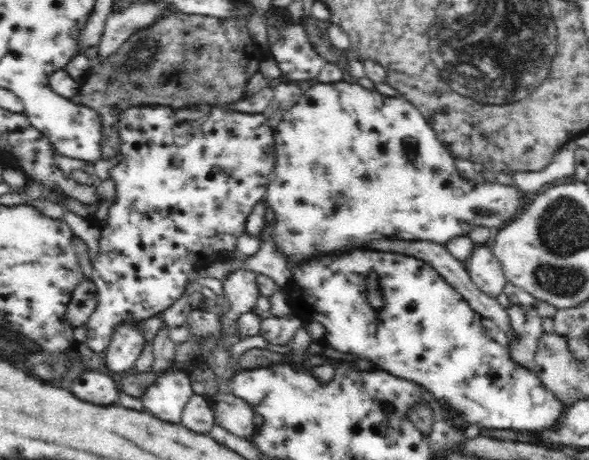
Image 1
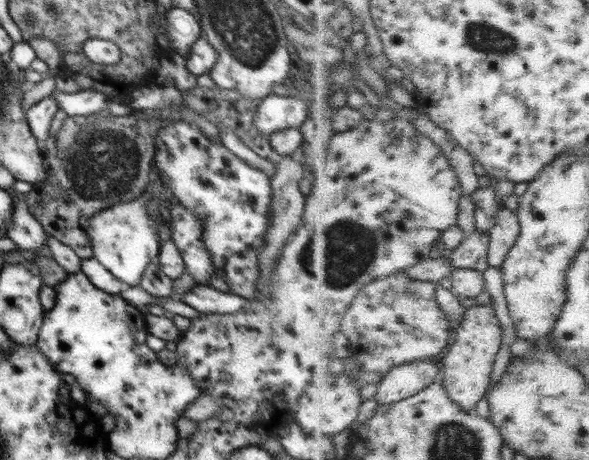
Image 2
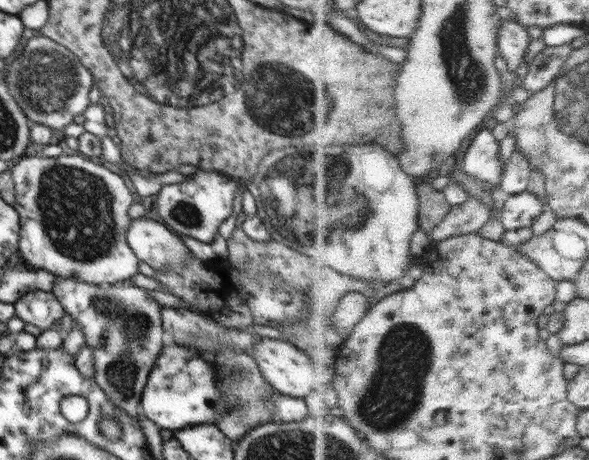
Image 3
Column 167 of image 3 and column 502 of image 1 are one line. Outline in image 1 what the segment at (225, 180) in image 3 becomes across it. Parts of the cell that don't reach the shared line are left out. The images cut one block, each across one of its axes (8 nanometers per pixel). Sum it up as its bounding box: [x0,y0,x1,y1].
[264,79,530,265]

